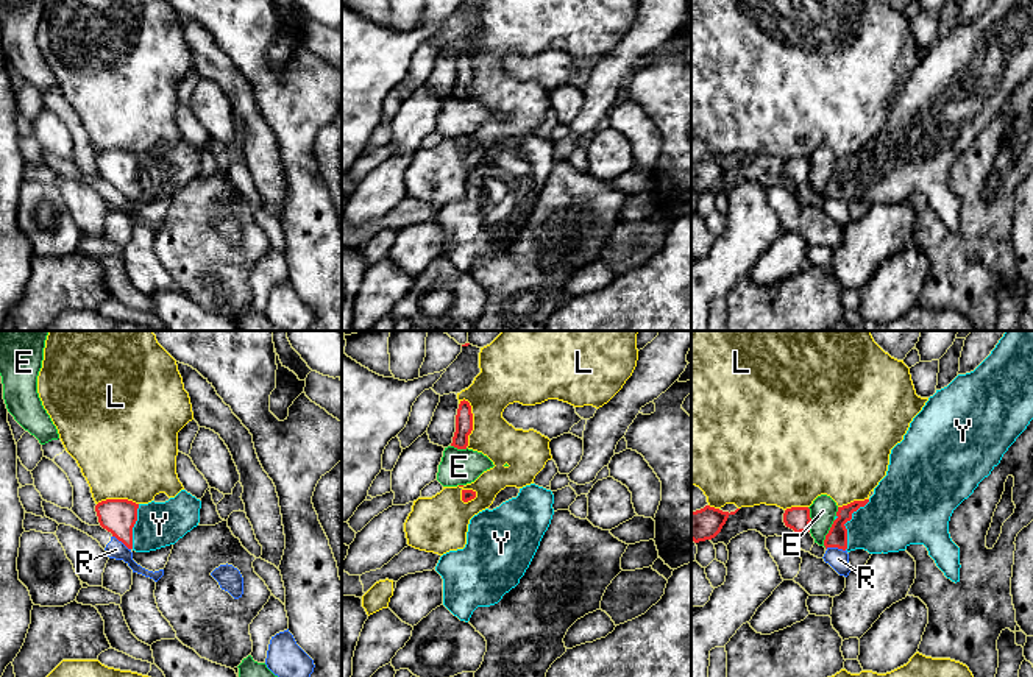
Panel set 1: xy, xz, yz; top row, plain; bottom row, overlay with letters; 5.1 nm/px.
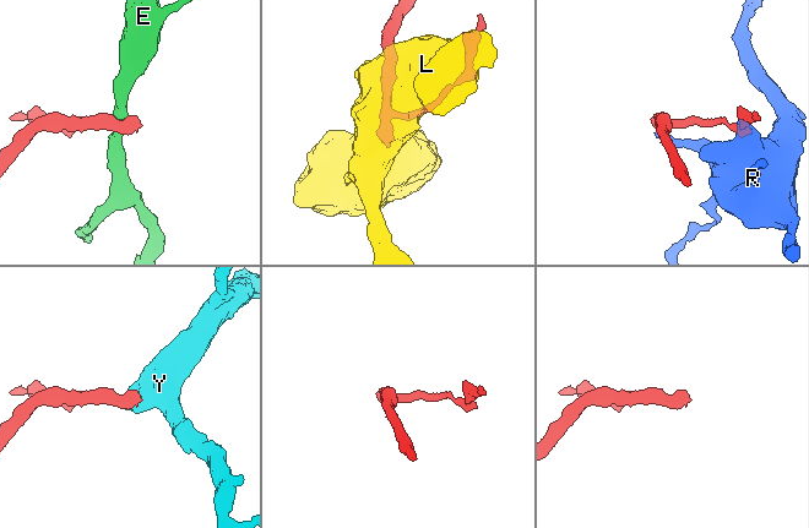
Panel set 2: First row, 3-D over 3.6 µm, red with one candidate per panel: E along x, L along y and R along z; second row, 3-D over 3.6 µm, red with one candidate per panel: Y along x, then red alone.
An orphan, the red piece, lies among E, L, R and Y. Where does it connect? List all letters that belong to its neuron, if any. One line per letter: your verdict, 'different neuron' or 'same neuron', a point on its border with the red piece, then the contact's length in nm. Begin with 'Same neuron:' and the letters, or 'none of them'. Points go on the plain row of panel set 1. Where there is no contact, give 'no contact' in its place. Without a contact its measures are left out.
Same neuron: Y
E: different neuron; contact yz (827, 184); length 160 nm
L: different neuron; contact xz (472, 74); length 260 nm
R: different neuron; contact yz (835, 197); length 110 nm
Y: same neuron; contact yz (846, 172); length 300 nm

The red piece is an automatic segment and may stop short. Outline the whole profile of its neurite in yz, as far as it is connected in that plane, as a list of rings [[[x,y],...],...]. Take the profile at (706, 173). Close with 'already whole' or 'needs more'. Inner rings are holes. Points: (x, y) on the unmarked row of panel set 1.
[[[705,156],[701,161],[691,162],[691,190],[694,193],[705,192],[715,189],[722,176],[726,175],[727,168],[730,165],[735,165],[740,159],[735,162],[722,162],[719,159]]]; already whole

